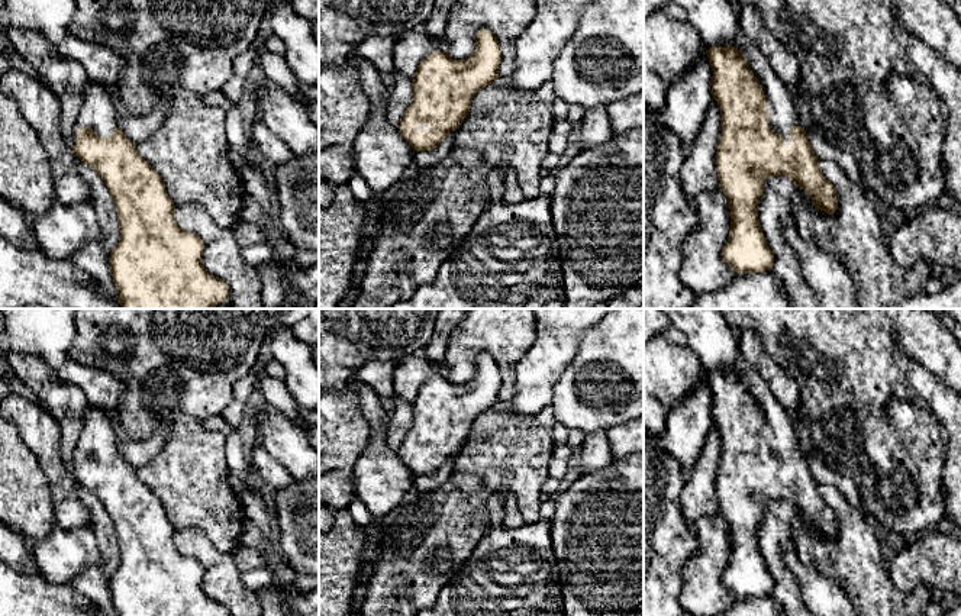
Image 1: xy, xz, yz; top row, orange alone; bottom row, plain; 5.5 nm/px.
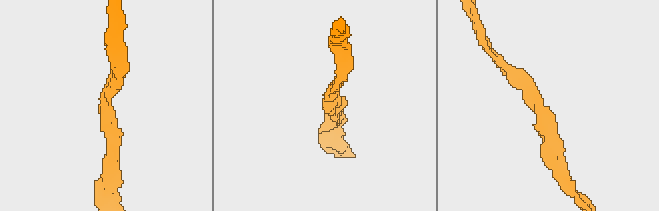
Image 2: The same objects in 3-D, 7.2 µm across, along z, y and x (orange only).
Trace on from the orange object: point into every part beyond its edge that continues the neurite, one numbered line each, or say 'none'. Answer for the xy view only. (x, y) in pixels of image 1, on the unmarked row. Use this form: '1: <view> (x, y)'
1: xy (97, 436)

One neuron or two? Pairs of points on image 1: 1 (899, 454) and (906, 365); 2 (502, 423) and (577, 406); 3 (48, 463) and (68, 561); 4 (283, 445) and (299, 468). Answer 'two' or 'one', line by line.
1: two
2: two
3: one
4: one

